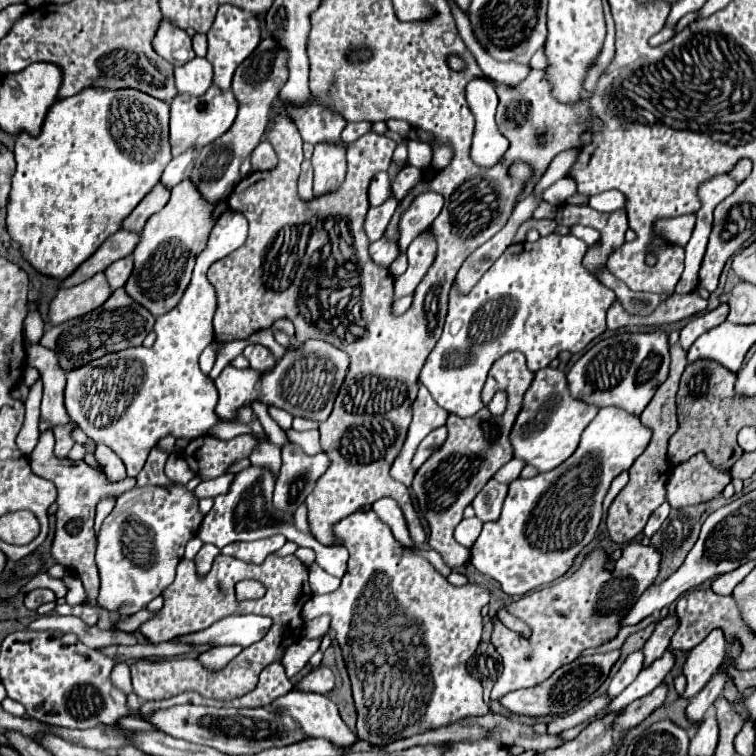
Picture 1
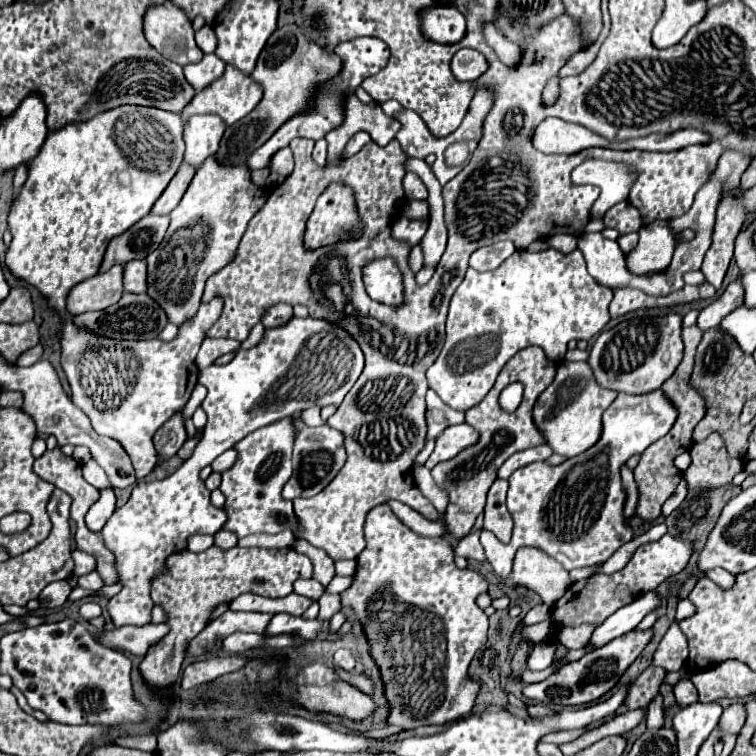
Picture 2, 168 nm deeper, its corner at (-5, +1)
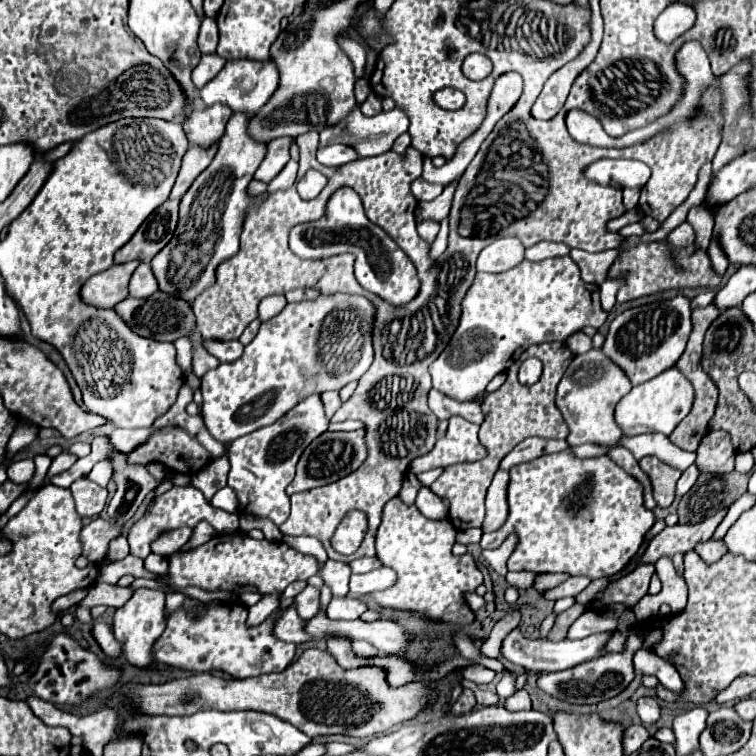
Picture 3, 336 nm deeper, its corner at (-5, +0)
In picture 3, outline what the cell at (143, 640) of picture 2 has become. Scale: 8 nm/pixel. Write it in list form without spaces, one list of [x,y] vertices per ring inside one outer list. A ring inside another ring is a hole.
[[[240,603],[212,607],[212,609],[208,609],[208,611],[206,611],[200,619],[192,619],[192,617],[190,617],[188,613],[184,613],[184,611],[176,611],[176,613],[168,619],[166,629],[164,629],[164,633],[160,635],[160,639],[156,639],[156,643],[154,643],[154,647],[152,647],[152,655],[154,655],[154,659],[156,659],[158,663],[172,665],[172,667],[178,667],[178,669],[188,669],[188,671],[214,671],[214,669],[220,669],[220,671],[226,671],[226,673],[230,673],[232,677],[238,677],[238,679],[244,679],[244,677],[258,677],[258,675],[264,675],[264,673],[274,673],[274,671],[284,671],[284,669],[292,663],[292,659],[294,659],[296,645],[294,645],[294,643],[284,643],[284,641],[278,641],[278,639],[272,635],[272,621],[274,621],[276,617],[266,619],[266,623],[262,623],[262,625],[258,625],[258,627],[248,629],[248,627],[246,627],[246,611],[248,611],[248,609],[246,609],[244,605],[240,605]]]

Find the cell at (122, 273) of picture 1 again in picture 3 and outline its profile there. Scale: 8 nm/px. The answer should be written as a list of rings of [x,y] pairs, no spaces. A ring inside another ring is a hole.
[[[140,263],[136,267],[136,271],[132,273],[132,279],[130,279],[130,295],[146,299],[156,291],[158,291],[158,283],[156,283],[156,277],[154,277],[150,265]]]

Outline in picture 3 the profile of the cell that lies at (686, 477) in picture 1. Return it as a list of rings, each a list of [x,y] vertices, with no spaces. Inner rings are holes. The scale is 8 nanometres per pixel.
[[[710,431],[696,449],[700,473],[730,473],[734,469],[734,447],[726,431]]]

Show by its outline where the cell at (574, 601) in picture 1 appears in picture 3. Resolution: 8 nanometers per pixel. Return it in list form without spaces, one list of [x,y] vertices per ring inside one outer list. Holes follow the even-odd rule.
[[[722,511],[722,515],[714,515],[710,519],[704,519],[702,523],[696,525],[674,525],[674,527],[666,527],[664,531],[660,531],[646,547],[644,555],[640,557],[638,565],[644,563],[652,563],[656,565],[656,561],[660,557],[674,557],[676,553],[688,553],[690,549],[694,549],[698,543],[708,541],[716,529],[716,525],[722,521],[722,517],[726,515],[726,511]]]

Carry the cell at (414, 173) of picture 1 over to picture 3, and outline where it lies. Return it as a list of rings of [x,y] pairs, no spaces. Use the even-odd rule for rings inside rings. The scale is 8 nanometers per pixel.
[[[416,179],[412,183],[412,195],[418,199],[418,201],[432,201],[436,199],[440,193],[442,193],[444,187],[436,185],[436,183],[428,183],[424,179]]]

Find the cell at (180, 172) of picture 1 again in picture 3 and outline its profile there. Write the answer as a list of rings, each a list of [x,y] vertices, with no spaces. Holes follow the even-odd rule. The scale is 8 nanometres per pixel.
[[[218,103],[214,107],[200,107],[190,111],[182,119],[182,127],[192,145],[210,149],[214,143],[222,139],[228,119],[230,119],[230,109]]]

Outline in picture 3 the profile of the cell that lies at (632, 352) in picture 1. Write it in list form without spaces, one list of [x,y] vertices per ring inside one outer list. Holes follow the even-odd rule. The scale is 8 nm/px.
[[[678,295],[662,303],[650,303],[628,309],[614,317],[606,341],[602,345],[602,353],[626,373],[632,385],[640,385],[664,373],[668,367],[676,365],[676,361],[686,349],[690,331],[690,301]]]

